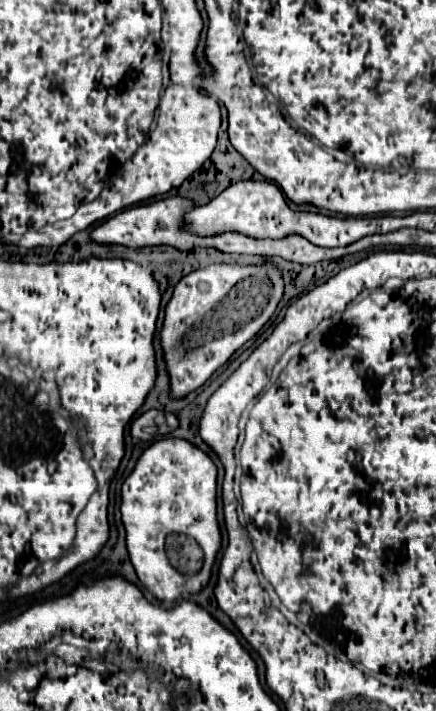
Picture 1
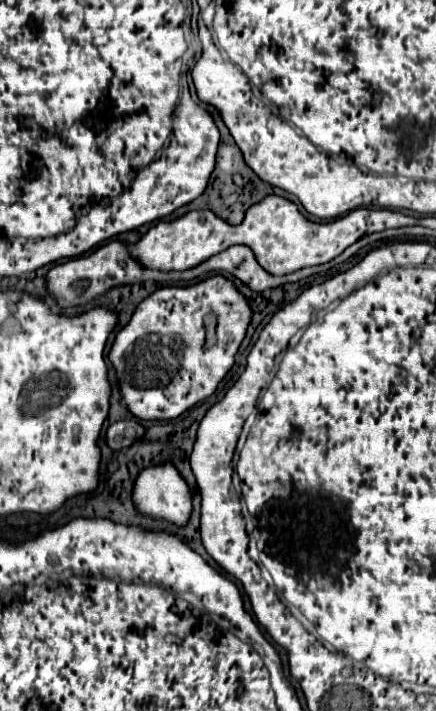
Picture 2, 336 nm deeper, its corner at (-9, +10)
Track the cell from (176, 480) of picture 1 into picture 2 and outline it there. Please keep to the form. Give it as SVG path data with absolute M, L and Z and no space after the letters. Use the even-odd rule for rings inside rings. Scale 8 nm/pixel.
M172 464L164 466L152 466L144 468L134 484L134 504L142 514L154 516L154 518L164 518L176 526L184 526L190 518L192 512L192 502L190 502L190 488L178 474L178 470Z

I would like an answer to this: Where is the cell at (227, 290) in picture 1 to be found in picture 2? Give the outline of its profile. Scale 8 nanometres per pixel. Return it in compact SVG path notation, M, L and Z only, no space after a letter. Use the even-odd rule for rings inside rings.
M212 276L212 278L204 280L204 282L188 286L188 288L160 288L160 290L156 290L146 300L142 300L142 304L134 310L130 322L116 334L116 338L112 342L112 348L110 348L110 354L108 354L108 360L110 360L112 368L116 370L118 390L120 390L120 402L128 408L128 412L132 416L136 416L140 420L174 420L174 418L178 418L188 408L192 408L196 402L208 398L216 390L216 386L222 382L222 378L228 374L228 370L234 364L234 356L236 356L236 352L240 348L240 342L246 336L246 328L250 324L250 318L252 318L250 304L246 302L246 298L240 292L236 292L234 284L230 280L226 280L226 278L222 278L222 276Z

